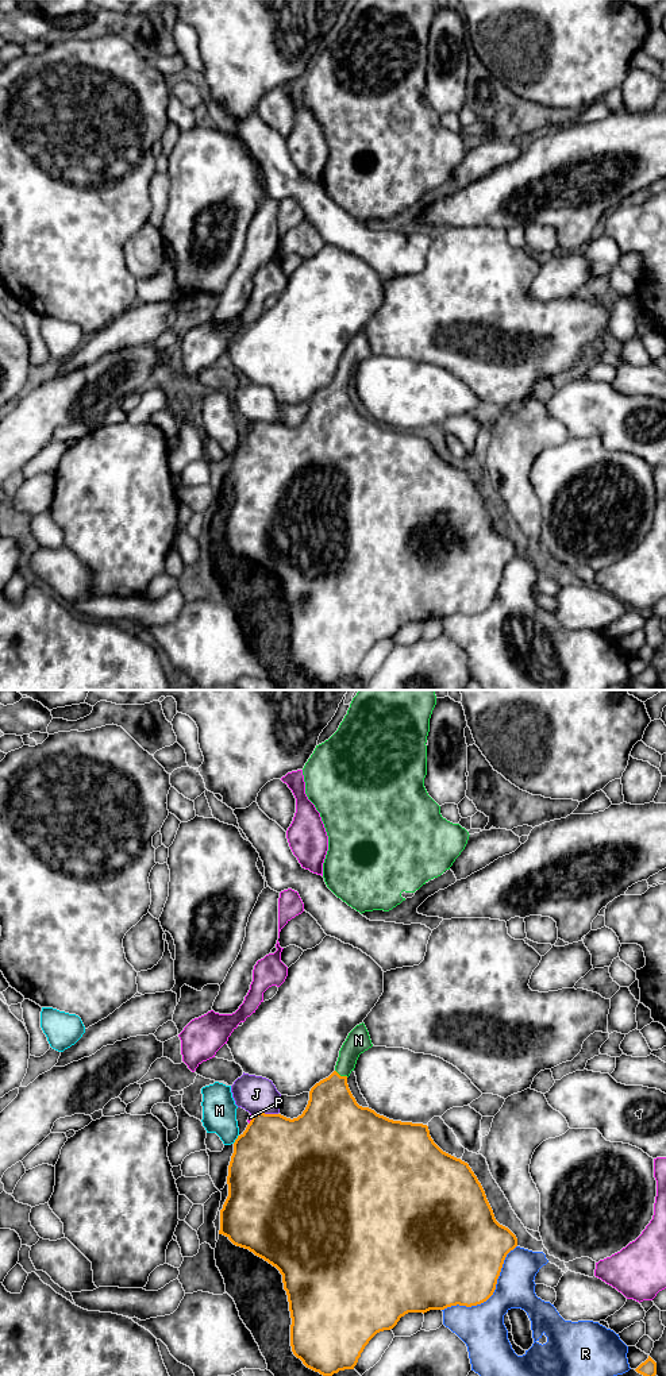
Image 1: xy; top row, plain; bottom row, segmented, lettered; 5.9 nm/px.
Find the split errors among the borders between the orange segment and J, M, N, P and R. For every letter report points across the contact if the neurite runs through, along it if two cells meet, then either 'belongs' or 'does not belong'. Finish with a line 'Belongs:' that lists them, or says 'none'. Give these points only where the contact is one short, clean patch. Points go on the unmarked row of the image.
J: does not belong
M: does not belong
N: belongs
P: does not belong
R: does not belong
Belongs: N

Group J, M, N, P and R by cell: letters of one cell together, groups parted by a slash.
J / M / N / P / R

